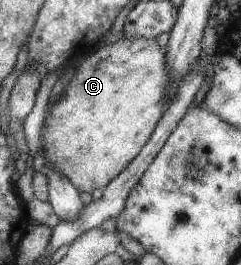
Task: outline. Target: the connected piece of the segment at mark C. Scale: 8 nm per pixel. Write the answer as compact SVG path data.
M120 37L112 45L106 45L106 47L89 53L88 58L75 67L70 83L62 91L60 96L57 97L56 101L49 105L42 126L42 137L40 137L43 151L45 149L46 161L52 163L54 171L65 175L74 184L74 187L77 187L78 191L86 191L86 193L91 194L95 189L103 190L122 170L125 170L129 166L129 163L141 153L142 147L152 137L154 130L157 129L157 123L161 121L162 115L165 114L166 103L168 103L168 95L166 93L168 93L168 87L172 83L170 72L166 71L165 63L167 54L167 47L160 47L156 38L132 37L132 39L126 39L126 37Z

